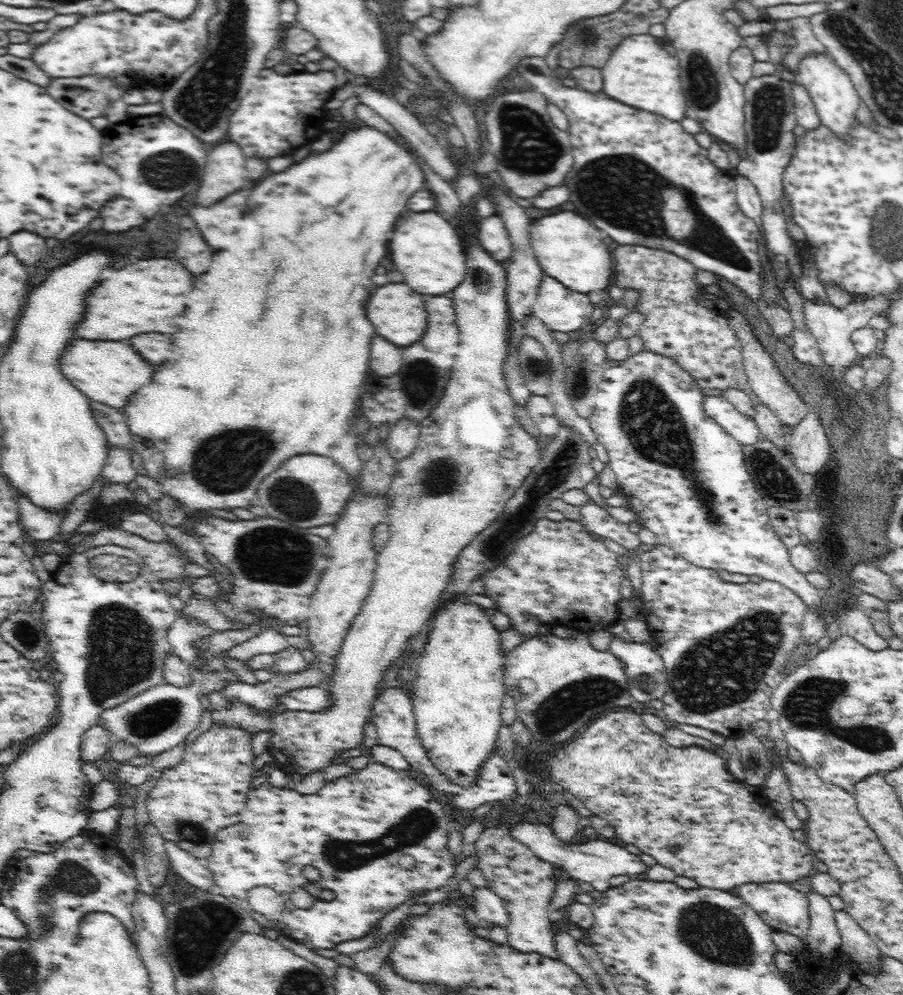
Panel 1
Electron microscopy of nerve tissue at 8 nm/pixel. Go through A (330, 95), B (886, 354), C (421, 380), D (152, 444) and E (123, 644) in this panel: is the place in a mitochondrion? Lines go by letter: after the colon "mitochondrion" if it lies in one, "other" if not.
A: other
B: other
C: mitochondrion
D: other
E: mitochondrion

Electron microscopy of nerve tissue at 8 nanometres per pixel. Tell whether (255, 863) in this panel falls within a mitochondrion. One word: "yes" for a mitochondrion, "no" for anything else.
no

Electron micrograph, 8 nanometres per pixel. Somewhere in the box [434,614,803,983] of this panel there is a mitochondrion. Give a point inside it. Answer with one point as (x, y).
(719, 935)

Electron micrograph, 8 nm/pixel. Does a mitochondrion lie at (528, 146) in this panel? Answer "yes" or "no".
yes

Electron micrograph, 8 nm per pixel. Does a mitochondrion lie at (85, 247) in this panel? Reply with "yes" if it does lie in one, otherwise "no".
no

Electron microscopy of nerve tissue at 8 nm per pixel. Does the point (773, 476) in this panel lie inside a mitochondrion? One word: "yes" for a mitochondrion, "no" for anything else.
yes

